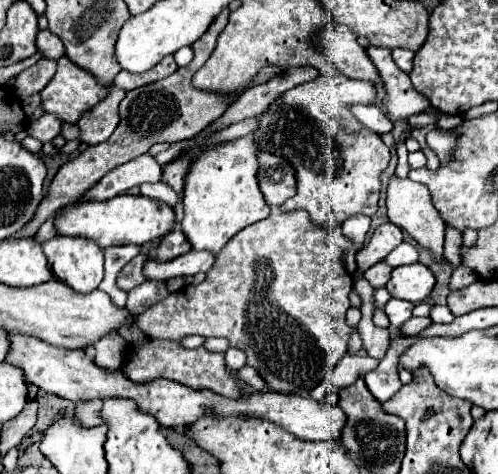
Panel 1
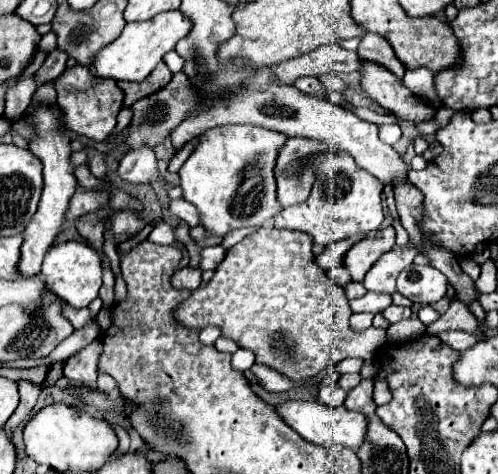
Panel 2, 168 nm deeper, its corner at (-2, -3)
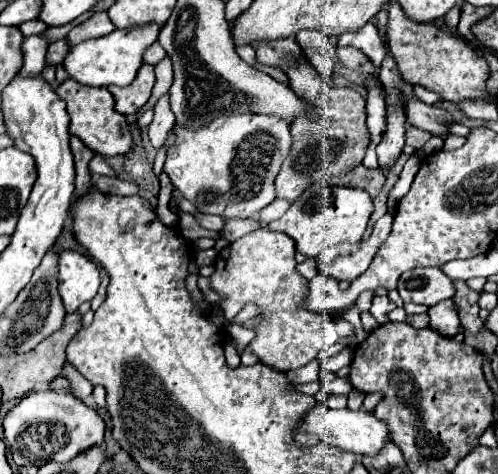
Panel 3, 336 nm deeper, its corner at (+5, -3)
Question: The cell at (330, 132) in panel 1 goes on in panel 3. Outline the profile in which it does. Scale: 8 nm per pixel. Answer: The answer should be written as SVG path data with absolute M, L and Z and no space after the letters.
M312 183L300 199L296 199L290 209L276 221L268 223L270 231L286 233L294 239L296 249L306 257L316 257L320 251L334 247L338 243L356 243L362 239L368 219L374 211L372 197L364 189L348 189L338 185L322 185Z

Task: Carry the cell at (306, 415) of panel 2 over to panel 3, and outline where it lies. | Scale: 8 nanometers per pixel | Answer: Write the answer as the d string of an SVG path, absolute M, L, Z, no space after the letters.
M316 403L304 415L304 419L300 419L300 425L296 425L294 439L296 439L298 447L314 447L320 443L328 443L328 445L334 445L338 449L352 451L356 455L376 455L382 449L384 441L390 441L390 435L388 435L386 423L378 421L366 409L358 409L358 411L330 409L328 405Z

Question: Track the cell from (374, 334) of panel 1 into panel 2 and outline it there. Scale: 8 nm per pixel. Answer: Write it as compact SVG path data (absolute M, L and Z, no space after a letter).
M368 291L363 297L353 299L353 301L349 303L349 307L351 307L353 313L361 313L361 311L383 313L383 309L385 309L387 305L391 305L391 303L393 303L393 301L391 301L391 295L382 292Z

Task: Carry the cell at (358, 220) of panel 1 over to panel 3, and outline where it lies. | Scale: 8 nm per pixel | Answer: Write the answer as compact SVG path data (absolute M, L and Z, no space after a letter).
M306 259L306 261L302 261L296 269L298 269L298 273L300 273L302 277L306 277L306 279L312 279L312 277L318 275L318 271L316 271L316 259Z

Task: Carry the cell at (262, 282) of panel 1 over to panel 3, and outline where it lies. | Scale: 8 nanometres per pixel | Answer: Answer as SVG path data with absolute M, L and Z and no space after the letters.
M256 229L224 247L214 261L214 273L210 275L210 289L222 297L216 307L226 317L236 317L248 303L254 303L260 309L260 323L254 327L256 337L250 341L248 351L256 355L260 363L282 373L304 367L316 359L324 347L338 341L334 317L304 307L308 281L298 275L294 255L296 247L288 235Z

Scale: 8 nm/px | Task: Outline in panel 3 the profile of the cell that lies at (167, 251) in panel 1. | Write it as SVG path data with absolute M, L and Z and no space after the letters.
M232 219L232 221L228 221L228 223L224 225L224 231L220 233L220 237L228 239L228 241L234 241L234 239L240 239L242 235L258 229L258 227L260 227L260 223L258 223L256 219L246 219L246 221L236 221L236 219Z

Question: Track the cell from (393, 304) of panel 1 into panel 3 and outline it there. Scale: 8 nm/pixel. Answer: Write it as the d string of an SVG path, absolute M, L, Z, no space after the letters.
M374 297L372 301L372 307L370 307L370 313L374 315L374 319L382 325L382 323L388 323L388 313L396 309L396 305L388 299L388 297Z

